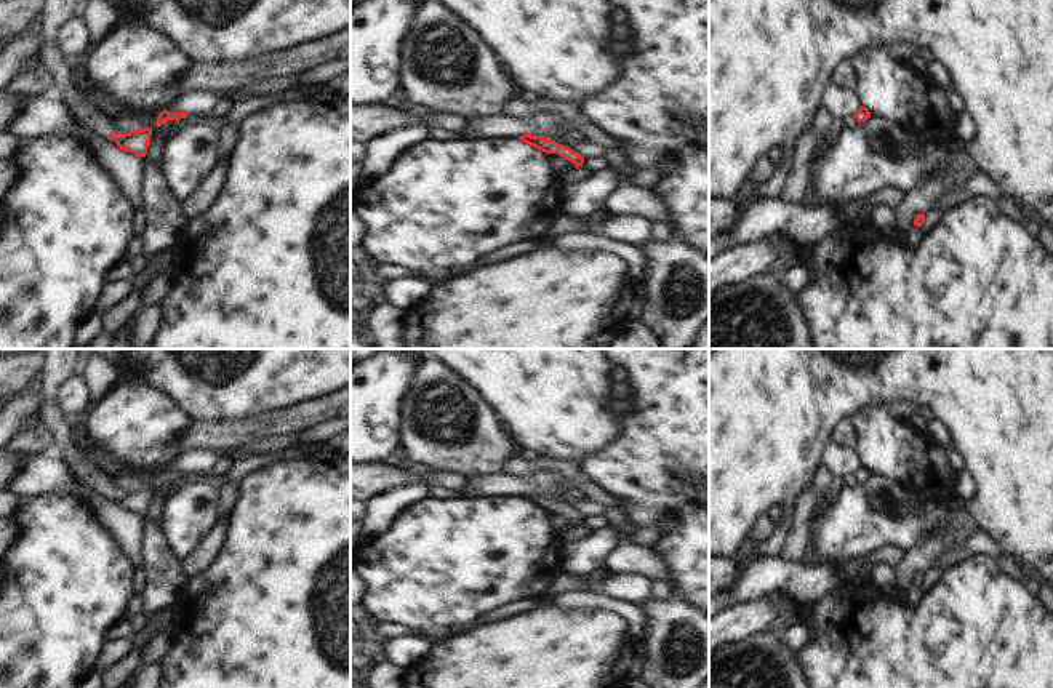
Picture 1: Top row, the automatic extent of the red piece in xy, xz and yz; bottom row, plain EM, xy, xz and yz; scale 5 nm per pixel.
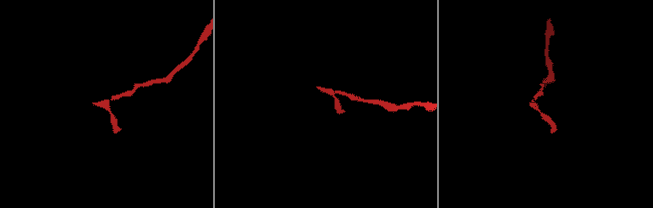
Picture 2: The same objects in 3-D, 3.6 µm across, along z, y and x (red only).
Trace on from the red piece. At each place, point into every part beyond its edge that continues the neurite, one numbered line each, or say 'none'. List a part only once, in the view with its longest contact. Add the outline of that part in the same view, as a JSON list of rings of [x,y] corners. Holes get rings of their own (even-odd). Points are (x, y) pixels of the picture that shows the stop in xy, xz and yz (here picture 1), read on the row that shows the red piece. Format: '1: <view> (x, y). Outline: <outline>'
none.

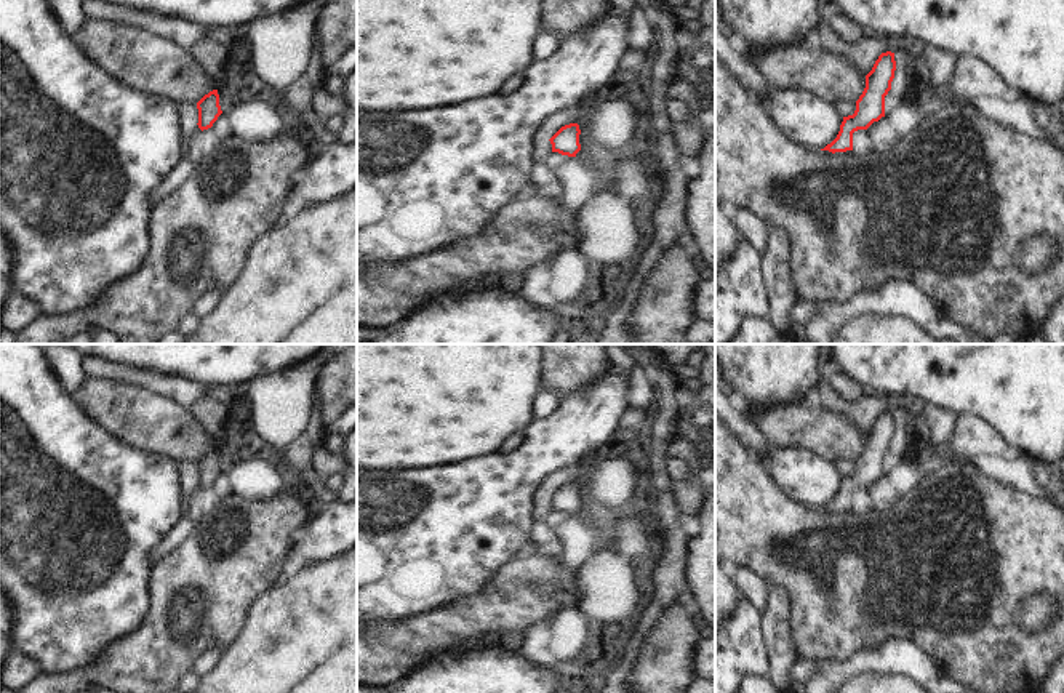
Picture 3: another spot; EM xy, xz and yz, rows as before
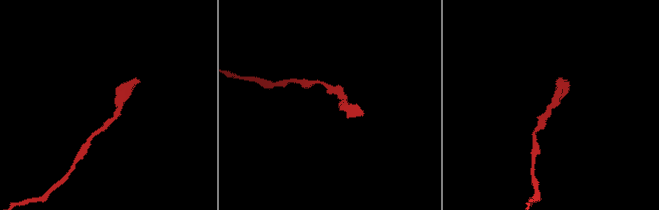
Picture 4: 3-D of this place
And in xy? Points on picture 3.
none.

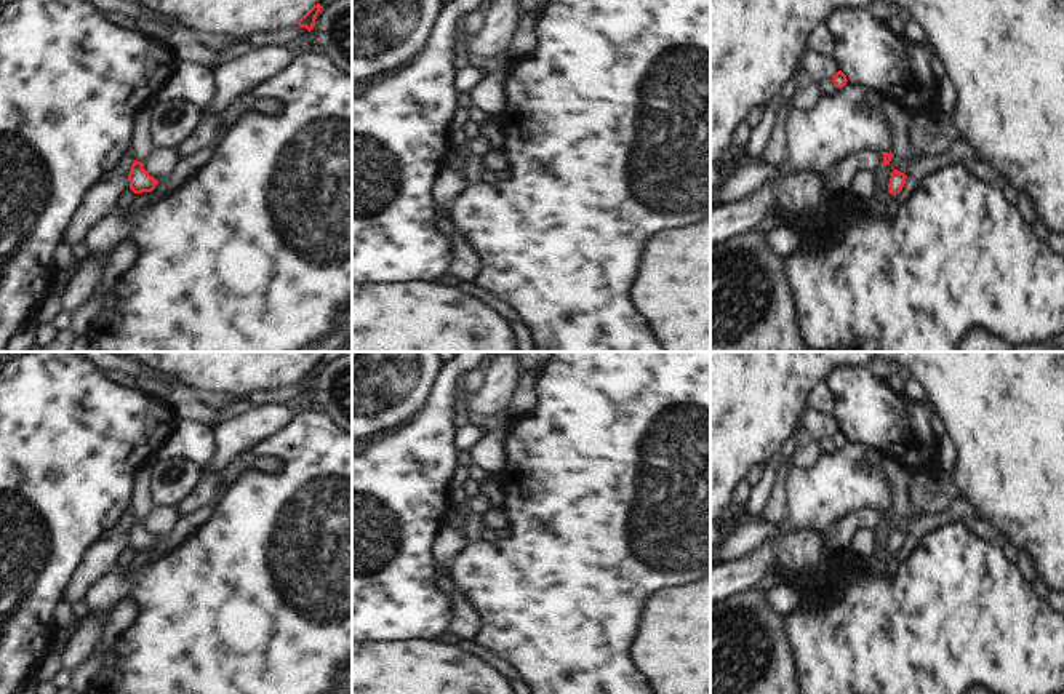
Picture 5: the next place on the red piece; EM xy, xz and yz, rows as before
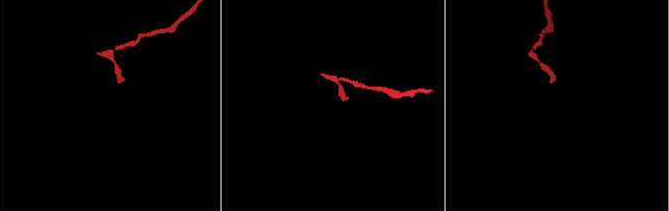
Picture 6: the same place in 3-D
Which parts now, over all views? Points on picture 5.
none.

